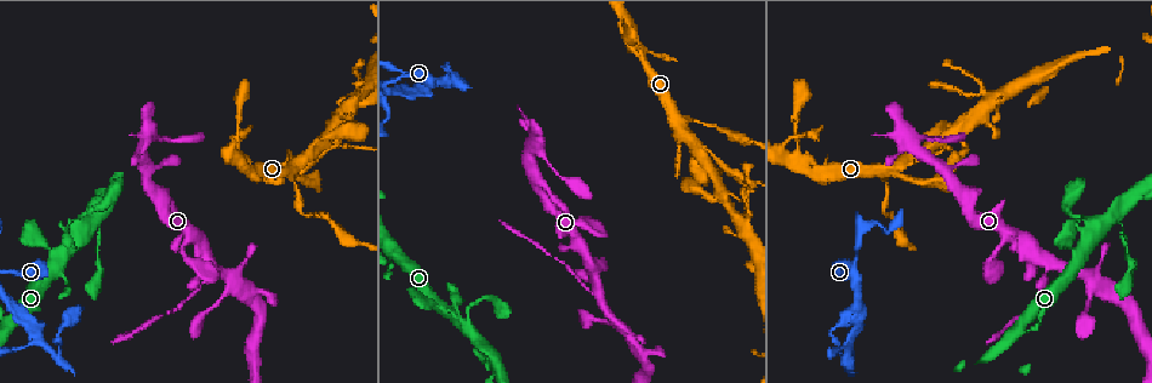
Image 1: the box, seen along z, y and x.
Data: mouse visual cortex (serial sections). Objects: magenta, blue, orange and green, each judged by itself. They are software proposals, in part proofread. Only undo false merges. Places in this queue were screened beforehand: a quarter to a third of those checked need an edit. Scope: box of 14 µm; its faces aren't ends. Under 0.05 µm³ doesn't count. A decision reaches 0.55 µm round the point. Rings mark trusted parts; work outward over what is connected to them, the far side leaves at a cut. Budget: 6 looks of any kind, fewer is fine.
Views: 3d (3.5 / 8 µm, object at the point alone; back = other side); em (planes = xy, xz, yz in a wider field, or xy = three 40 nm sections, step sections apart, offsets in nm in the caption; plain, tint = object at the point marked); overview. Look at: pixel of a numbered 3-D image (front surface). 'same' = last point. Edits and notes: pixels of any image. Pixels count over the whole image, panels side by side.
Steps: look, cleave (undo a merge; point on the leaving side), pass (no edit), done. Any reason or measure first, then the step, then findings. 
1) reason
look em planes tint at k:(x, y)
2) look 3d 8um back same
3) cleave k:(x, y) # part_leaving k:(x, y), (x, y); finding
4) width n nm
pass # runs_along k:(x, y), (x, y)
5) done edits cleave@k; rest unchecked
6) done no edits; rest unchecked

a narrow waist
look 3d 3.5um at 1:(845, 359)

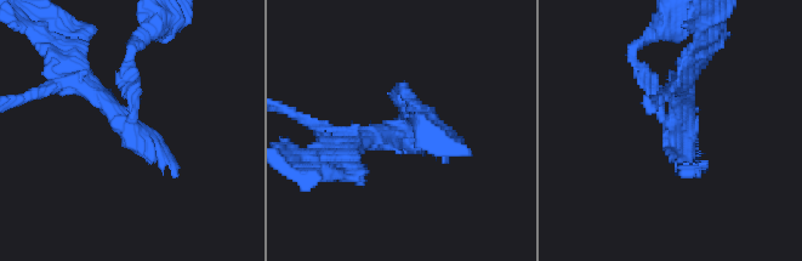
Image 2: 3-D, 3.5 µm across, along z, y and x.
look em xy step 5 tint at 2:(671, 127)

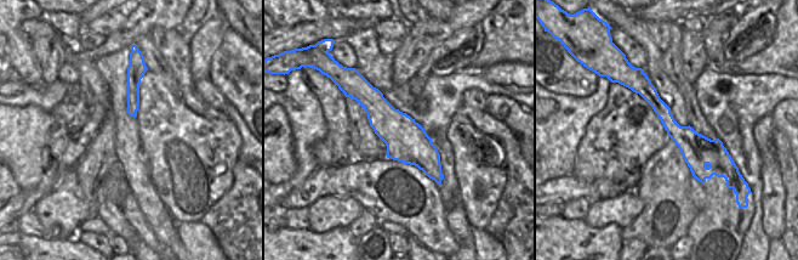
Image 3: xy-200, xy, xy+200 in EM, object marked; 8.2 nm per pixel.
cut it another way
look em xy step 1 tint same

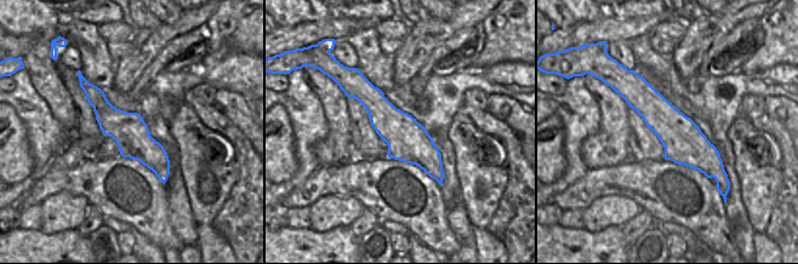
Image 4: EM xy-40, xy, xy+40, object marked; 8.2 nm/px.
width 340 nm
pass # runs_along 4:(633, 79), (636, 90), (716, 173); continuous, no second cell

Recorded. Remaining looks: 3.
look 3d 3.5um at 1:(602, 301)

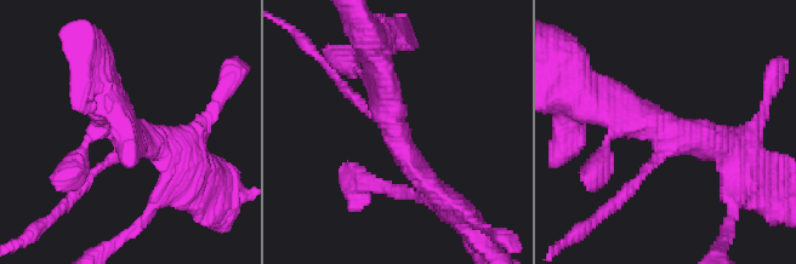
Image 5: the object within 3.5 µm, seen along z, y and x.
arms 3; arm_widths 150, 350, 350 nm
look em planes tint at 5:(393, 135)

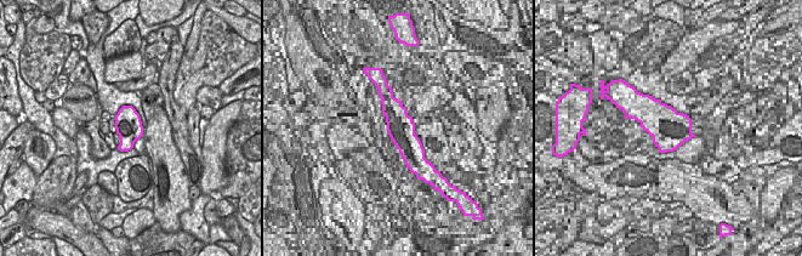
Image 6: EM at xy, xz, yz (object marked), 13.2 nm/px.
cleave 5:(634, 185) # part_leaving 5:(657, 161), (631, 190), (585, 228); two cells meet here

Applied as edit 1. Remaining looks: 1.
done edits cleave@5; rest unchecked

